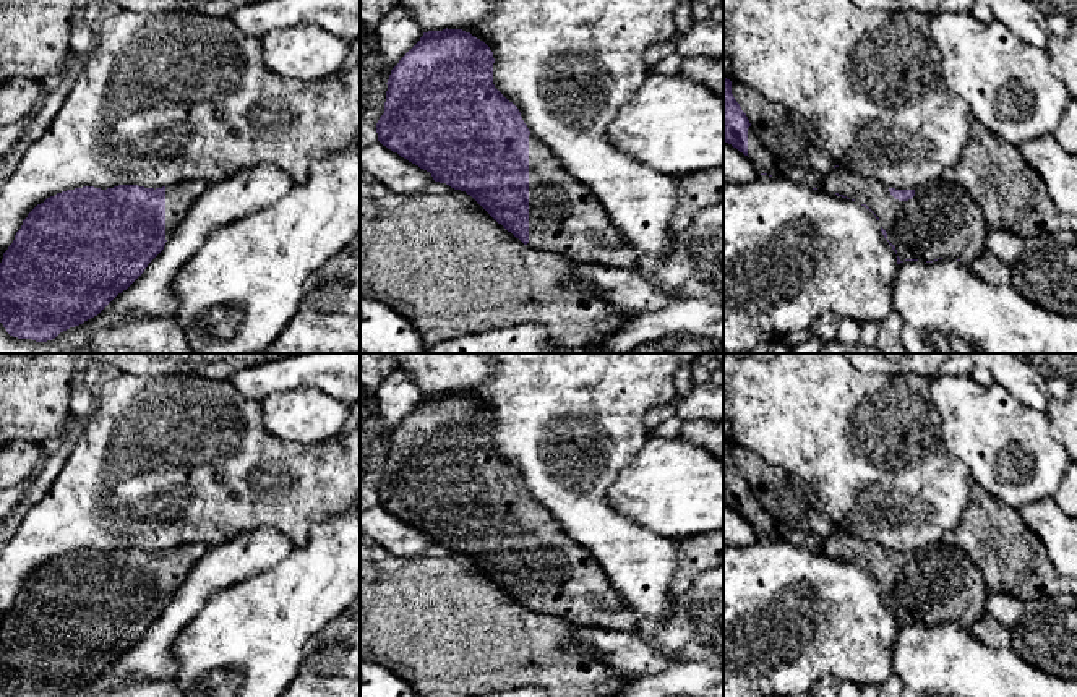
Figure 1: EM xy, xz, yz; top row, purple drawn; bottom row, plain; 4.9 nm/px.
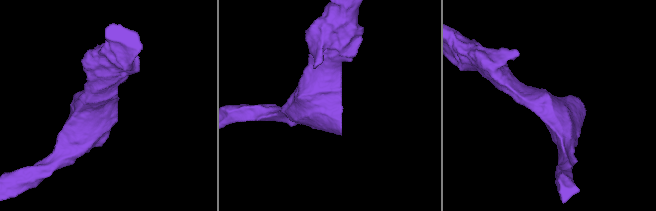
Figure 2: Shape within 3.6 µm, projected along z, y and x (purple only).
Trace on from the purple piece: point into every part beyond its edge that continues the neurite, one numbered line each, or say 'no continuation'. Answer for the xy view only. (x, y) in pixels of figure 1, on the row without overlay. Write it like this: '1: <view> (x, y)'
1: xy (179, 561)

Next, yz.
1: yz (943, 584)

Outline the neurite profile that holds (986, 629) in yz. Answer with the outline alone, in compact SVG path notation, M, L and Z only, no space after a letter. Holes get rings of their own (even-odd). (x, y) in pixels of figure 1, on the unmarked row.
M983 613L970 627L975 639L991 648L1010 647L1010 631L999 624L989 613Z

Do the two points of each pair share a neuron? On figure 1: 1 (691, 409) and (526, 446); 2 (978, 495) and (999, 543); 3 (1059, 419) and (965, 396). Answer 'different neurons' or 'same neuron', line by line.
1: different neurons
2: same neuron
3: different neurons

